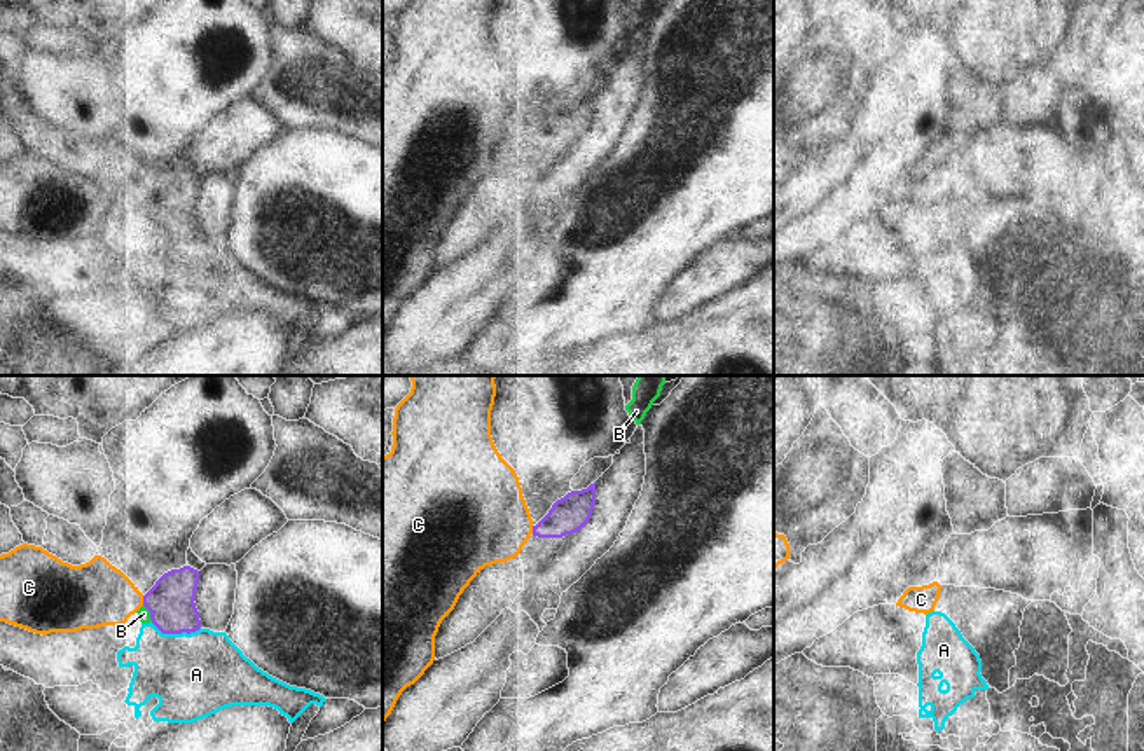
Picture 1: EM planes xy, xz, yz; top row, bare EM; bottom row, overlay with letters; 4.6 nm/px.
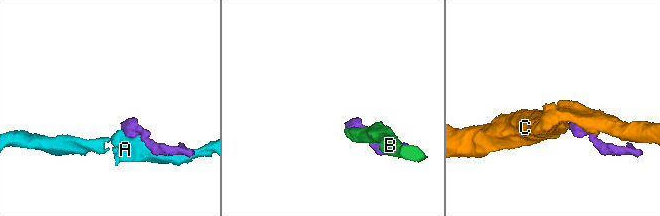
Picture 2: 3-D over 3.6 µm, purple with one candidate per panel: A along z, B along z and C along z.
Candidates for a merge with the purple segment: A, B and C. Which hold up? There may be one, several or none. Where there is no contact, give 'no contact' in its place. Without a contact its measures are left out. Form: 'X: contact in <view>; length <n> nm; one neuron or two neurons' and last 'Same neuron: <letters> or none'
A: contact in xy; length 240 nm; two neurons
B: contact in xy; length 90 nm; two neurons
C: contact in xy; length 50 nm; two neurons
Same neuron: none

